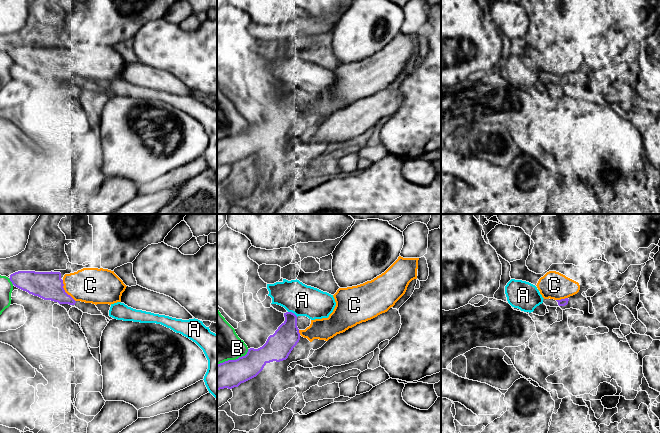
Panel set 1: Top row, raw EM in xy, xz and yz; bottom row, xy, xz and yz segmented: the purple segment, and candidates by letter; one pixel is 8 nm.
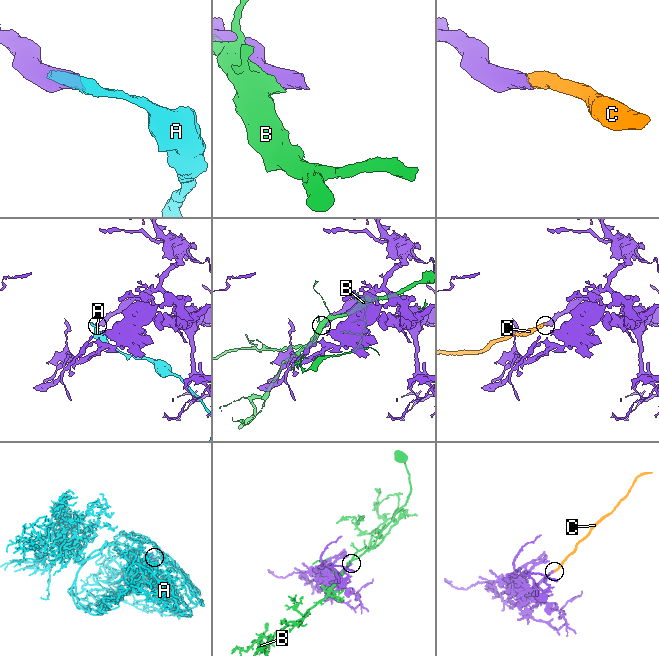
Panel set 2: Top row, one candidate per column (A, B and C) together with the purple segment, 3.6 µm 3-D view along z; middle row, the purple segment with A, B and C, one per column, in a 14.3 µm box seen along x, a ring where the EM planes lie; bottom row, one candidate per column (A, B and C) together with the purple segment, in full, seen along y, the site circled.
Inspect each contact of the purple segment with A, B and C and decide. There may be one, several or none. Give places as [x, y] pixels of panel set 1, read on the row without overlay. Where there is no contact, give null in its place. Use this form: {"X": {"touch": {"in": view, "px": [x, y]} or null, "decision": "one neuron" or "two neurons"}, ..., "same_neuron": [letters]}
{"A": {"touch": {"in": "xz", "px": [293, 89]}, "decision": "two neurons"}, "B": {"touch": {"in": "xz", "px": [233, 136]}, "decision": "two neurons"}, "C": {"touch": {"in": "xy", "px": [64, 67]}, "decision": "one neuron"}, "same_neuron": ["C"]}

